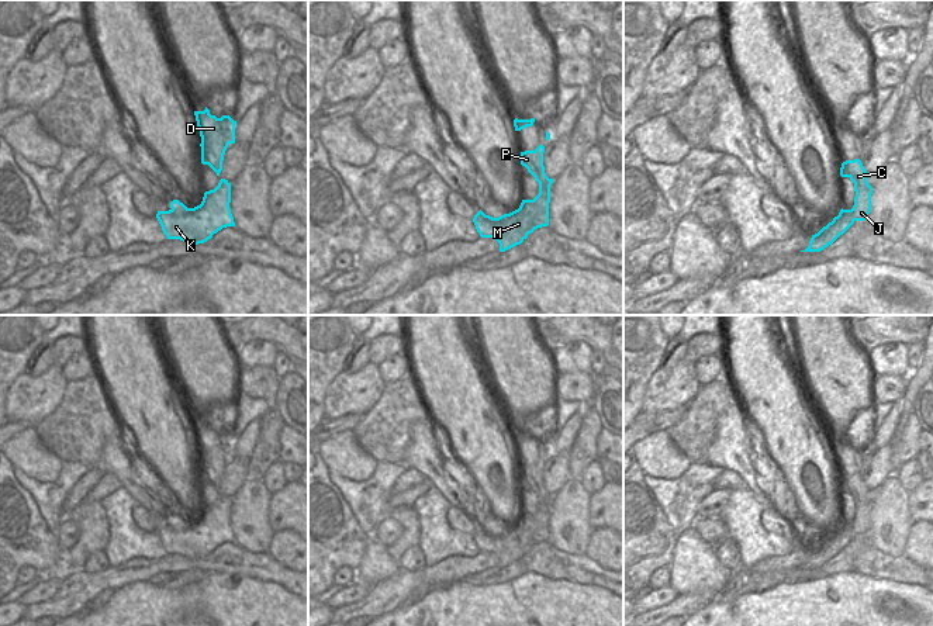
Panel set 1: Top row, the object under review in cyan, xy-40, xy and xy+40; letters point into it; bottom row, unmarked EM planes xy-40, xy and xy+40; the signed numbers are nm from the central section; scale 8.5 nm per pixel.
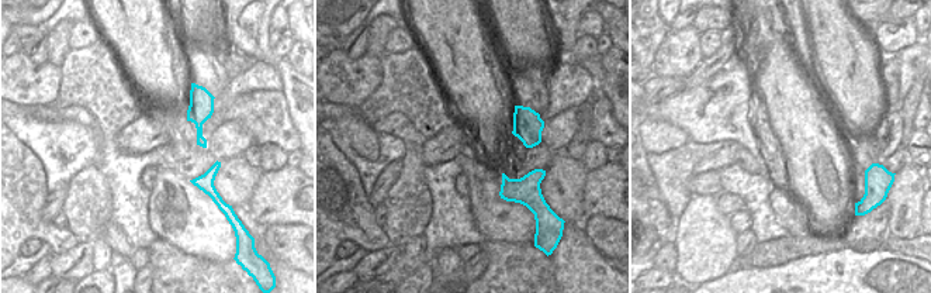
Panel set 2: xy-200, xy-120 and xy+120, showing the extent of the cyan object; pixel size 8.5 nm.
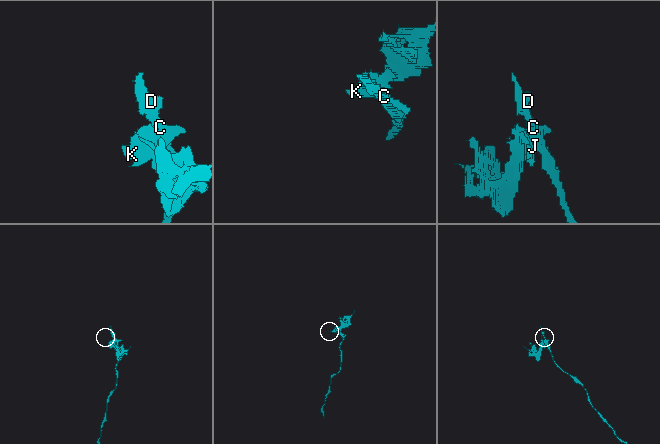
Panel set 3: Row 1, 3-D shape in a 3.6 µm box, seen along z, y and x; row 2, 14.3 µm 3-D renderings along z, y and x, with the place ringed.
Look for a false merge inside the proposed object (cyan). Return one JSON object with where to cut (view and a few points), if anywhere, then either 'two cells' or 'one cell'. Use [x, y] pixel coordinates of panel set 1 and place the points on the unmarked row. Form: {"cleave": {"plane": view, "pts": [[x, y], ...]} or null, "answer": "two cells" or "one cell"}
{"cleave": {"plane": "xy", "pts": [[539, 500], [549, 505]]}, "answer": "two cells"}

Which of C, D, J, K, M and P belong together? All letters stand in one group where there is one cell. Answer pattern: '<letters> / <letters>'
C D J P / K M

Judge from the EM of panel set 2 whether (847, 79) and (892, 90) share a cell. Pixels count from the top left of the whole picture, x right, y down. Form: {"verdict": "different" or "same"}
{"verdict": "different"}

